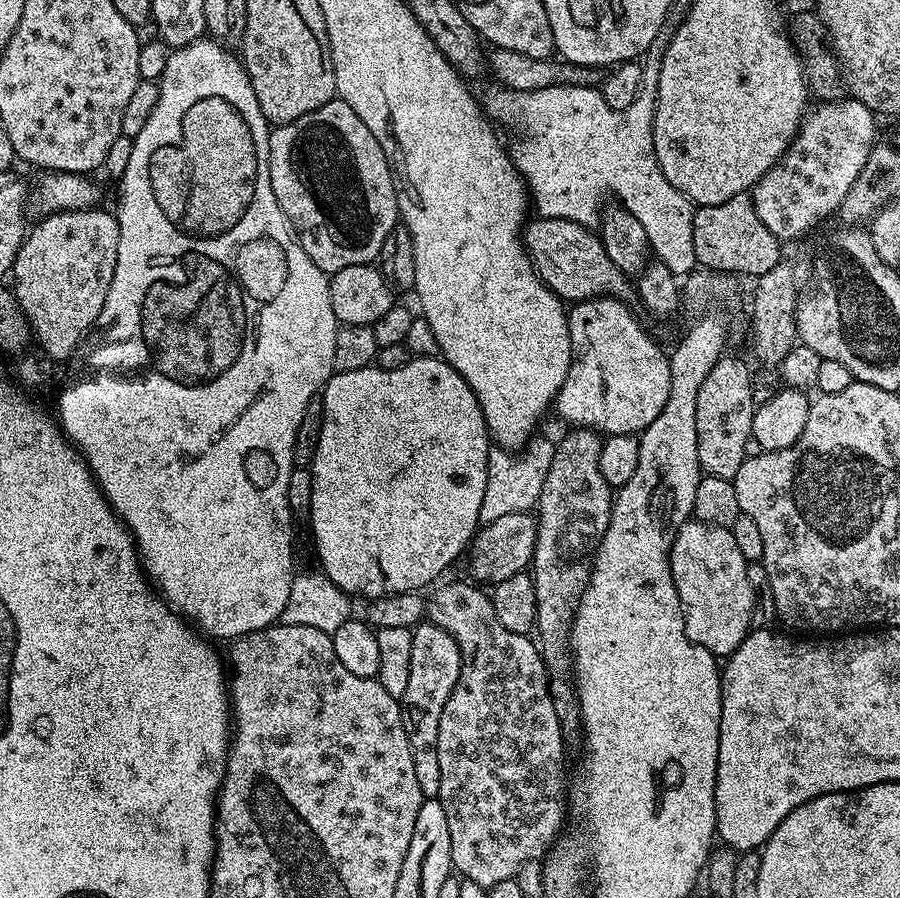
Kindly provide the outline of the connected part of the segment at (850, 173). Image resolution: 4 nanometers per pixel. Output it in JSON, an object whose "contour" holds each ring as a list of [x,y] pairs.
{"contour":[[[841,98],[815,106],[805,111],[799,130],[780,161],[770,166],[750,189],[759,221],[781,242],[796,240],[831,212],[839,213],[846,194],[850,194],[850,186],[854,186],[854,178],[862,174],[870,150],[878,143],[877,113],[871,112],[862,101]]]}

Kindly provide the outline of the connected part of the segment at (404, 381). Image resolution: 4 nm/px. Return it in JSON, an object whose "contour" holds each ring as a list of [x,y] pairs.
{"contour":[[[417,356],[409,359],[406,366],[402,366],[398,370],[390,370],[383,372],[381,368],[369,366],[362,370],[350,370],[349,372],[336,372],[328,377],[327,384],[322,389],[322,397],[324,396],[324,421],[320,424],[320,437],[316,440],[316,453],[312,456],[312,464],[310,464],[310,471],[312,477],[312,493],[310,494],[309,504],[306,509],[306,516],[312,523],[312,544],[316,547],[316,556],[320,559],[320,564],[323,575],[333,584],[339,588],[341,592],[347,594],[349,597],[357,598],[356,596],[365,596],[365,601],[371,602],[379,600],[382,596],[389,596],[390,594],[398,594],[399,592],[414,592],[417,590],[424,590],[431,580],[439,581],[444,571],[455,562],[456,559],[461,559],[462,553],[471,545],[472,537],[478,531],[478,525],[481,523],[479,518],[479,507],[482,506],[482,498],[486,491],[486,474],[487,474],[487,454],[490,449],[490,433],[488,431],[488,423],[484,420],[484,415],[480,409],[478,398],[470,390],[470,386],[462,378],[462,374],[458,374],[458,370],[454,370],[449,366],[448,361],[436,356]]]}

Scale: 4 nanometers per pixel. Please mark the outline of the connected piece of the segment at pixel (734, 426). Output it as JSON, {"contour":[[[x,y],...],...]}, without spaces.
{"contour":[[[722,358],[706,374],[706,382],[698,390],[696,429],[698,430],[698,462],[707,475],[732,480],[749,455],[752,435],[752,376],[740,360]]]}

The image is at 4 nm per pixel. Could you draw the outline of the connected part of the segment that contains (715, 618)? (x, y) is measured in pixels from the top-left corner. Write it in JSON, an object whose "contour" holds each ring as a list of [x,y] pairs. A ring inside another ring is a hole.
{"contour":[[[695,518],[681,523],[670,540],[668,565],[680,599],[684,633],[688,635],[688,640],[702,646],[717,658],[731,656],[750,631],[748,623],[752,620],[752,599],[754,599],[752,583],[748,577],[749,561],[739,552],[738,542],[734,542],[731,528],[704,524]]]}

